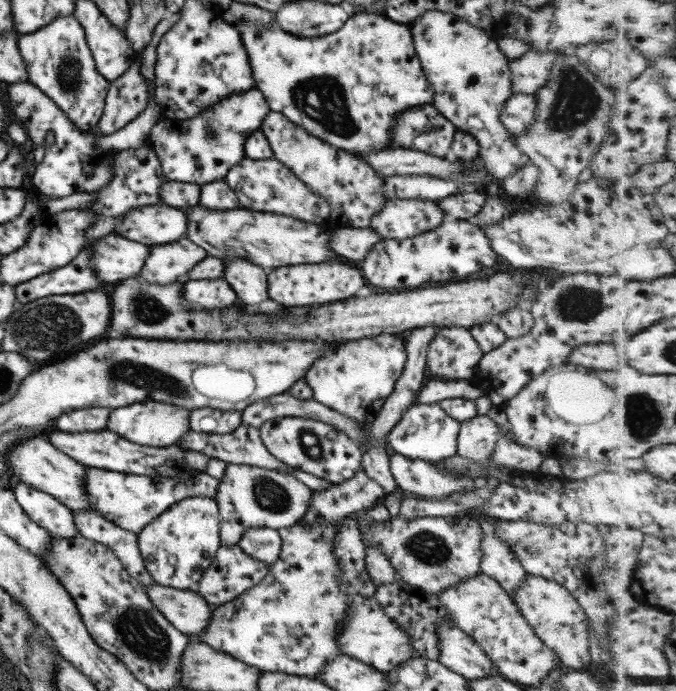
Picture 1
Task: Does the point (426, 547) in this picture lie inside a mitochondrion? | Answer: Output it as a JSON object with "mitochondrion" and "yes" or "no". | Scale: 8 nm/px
{"mitochondrion":"yes"}

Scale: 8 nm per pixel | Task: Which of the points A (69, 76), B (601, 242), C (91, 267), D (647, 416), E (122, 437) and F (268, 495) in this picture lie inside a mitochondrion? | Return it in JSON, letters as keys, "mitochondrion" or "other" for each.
{"A":"mitochondrion","B":"other","C":"other","D":"mitochondrion","E":"other","F":"mitochondrion"}

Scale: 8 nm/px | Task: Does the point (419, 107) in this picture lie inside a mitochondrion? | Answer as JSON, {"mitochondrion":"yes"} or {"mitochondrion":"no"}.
{"mitochondrion":"no"}

